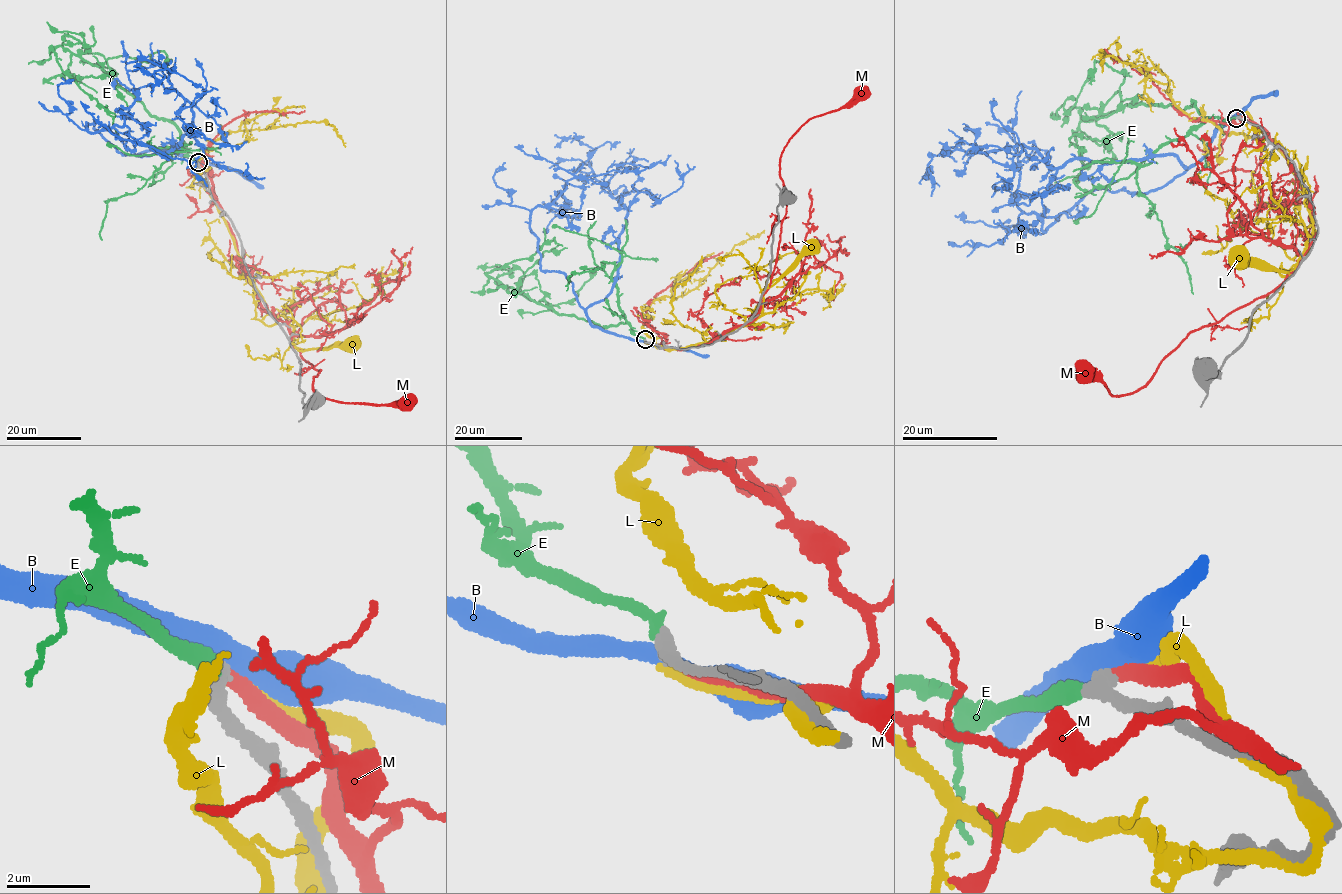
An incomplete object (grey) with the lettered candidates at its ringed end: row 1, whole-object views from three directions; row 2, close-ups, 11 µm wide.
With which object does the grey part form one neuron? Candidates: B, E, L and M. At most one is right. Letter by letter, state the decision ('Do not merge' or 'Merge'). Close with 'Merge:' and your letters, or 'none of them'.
B: Do not merge
E: Merge
L: Do not merge
M: Do not merge
Merge: E

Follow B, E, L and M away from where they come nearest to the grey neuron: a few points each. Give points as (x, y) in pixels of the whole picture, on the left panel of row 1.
B: (198, 162), (123, 155), (94, 119), (87, 131), (122, 126), (127, 72), (150, 65), (151, 42)
E: (198, 162), (173, 123), (149, 115), (100, 68), (52, 48), (61, 70), (115, 114), (118, 135)
L: (198, 162), (210, 170), (209, 192), (239, 258), (270, 312), (292, 326), (293, 345), (324, 349), (350, 343)
M: (199, 162), (258, 302), (288, 327), (300, 355), (321, 369), (313, 378), (316, 394), (346, 403), (408, 402)

